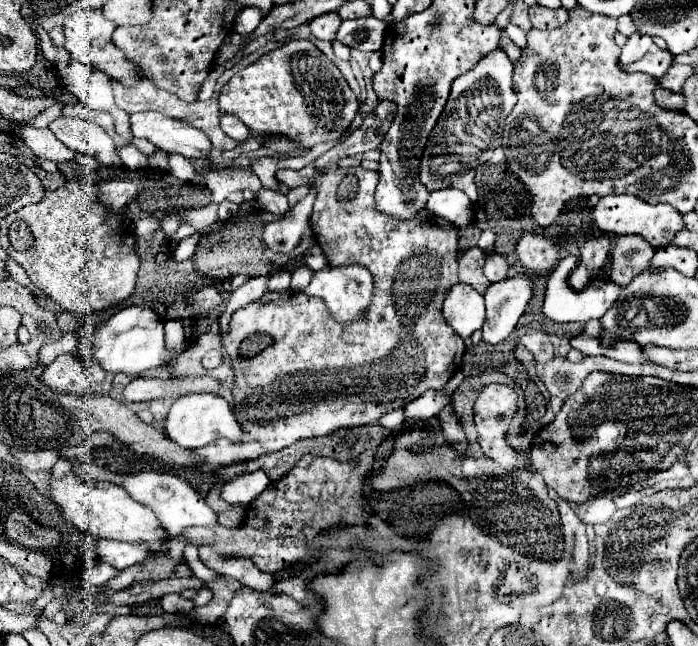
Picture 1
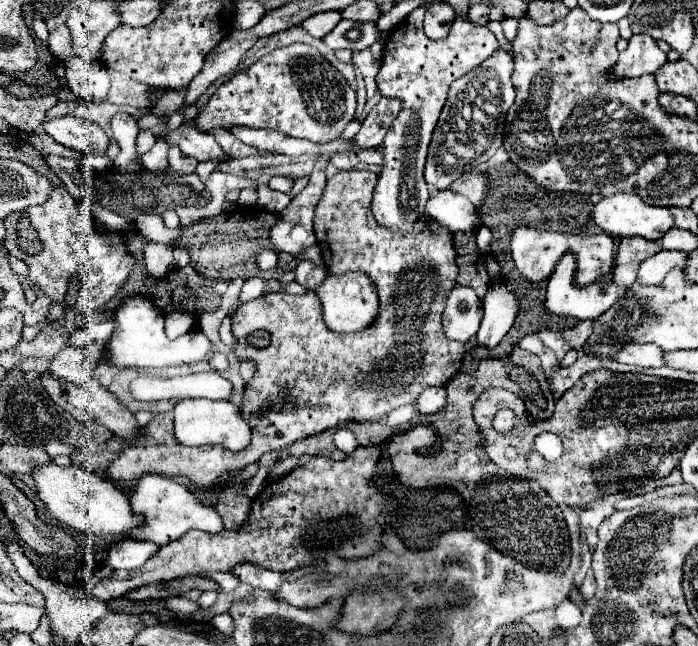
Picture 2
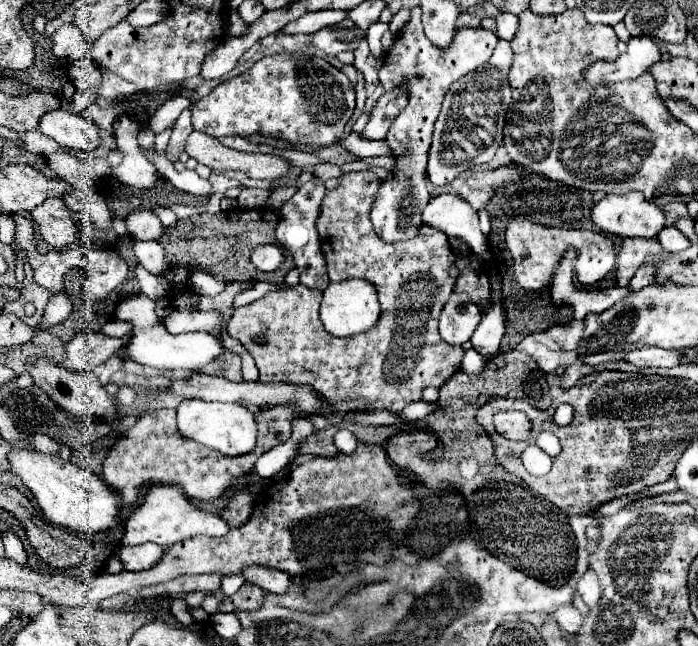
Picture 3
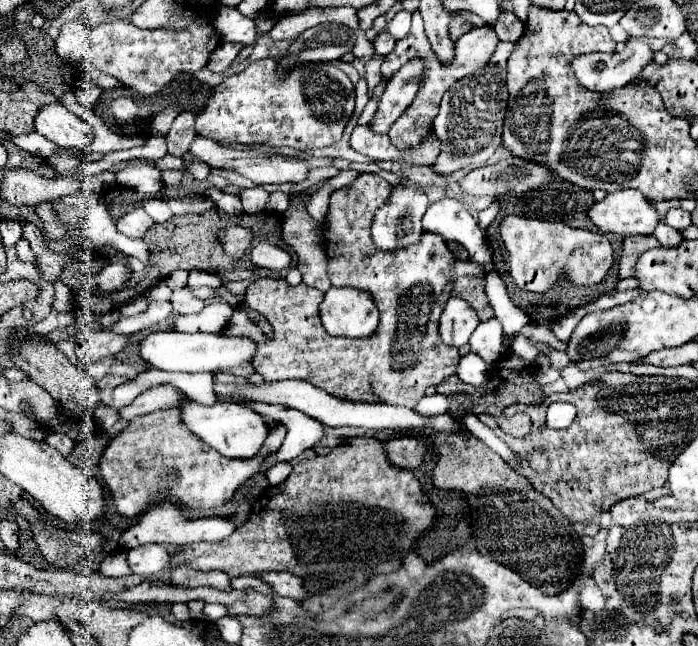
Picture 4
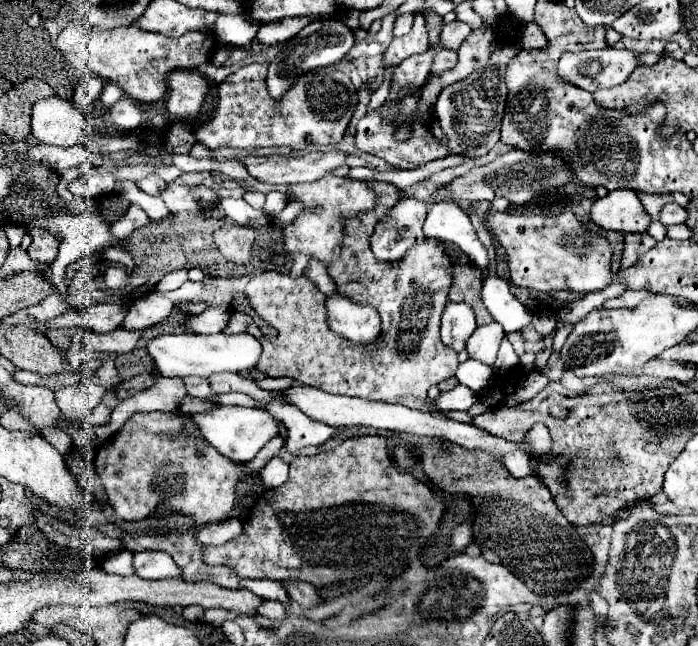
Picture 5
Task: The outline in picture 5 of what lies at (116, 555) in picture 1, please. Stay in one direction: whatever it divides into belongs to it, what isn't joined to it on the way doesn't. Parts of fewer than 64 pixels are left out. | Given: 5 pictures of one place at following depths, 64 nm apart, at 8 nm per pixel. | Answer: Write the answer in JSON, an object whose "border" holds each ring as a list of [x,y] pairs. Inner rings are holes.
{"border":[[[162,550],[134,552],[134,570],[140,578],[148,580],[180,578],[180,568],[176,568],[172,556]]]}

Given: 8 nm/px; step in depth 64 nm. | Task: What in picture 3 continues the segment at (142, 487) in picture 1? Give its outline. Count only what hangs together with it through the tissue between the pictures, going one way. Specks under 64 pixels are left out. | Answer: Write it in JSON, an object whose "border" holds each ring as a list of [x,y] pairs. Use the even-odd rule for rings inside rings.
{"border":[[[152,484],[144,498],[140,498],[136,508],[132,510],[132,516],[126,522],[122,544],[136,546],[144,542],[154,542],[168,548],[180,540],[186,540],[188,536],[224,536],[228,530],[228,524],[218,514],[200,510],[198,506],[190,504],[190,498],[184,494],[184,490],[164,484]]]}

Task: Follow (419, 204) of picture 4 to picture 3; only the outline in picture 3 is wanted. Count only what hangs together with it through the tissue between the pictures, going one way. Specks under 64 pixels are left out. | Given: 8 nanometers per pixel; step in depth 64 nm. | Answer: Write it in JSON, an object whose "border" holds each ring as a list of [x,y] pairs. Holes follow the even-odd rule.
{"border":[[[418,6],[412,8],[412,18],[408,26],[402,28],[400,34],[396,34],[394,44],[386,52],[384,64],[380,68],[380,84],[386,92],[398,86],[404,86],[408,92],[408,106],[392,122],[386,136],[390,152],[396,158],[396,170],[382,180],[382,186],[372,204],[372,224],[376,228],[376,234],[386,242],[398,242],[402,238],[416,236],[422,224],[422,210],[430,200],[426,180],[424,180],[426,160],[428,160],[434,122],[440,114],[442,100],[448,92],[448,86],[454,80],[466,76],[468,72],[484,66],[498,44],[498,36],[490,30],[460,26],[456,28],[448,48],[436,48],[424,36],[420,16],[422,10]]]}

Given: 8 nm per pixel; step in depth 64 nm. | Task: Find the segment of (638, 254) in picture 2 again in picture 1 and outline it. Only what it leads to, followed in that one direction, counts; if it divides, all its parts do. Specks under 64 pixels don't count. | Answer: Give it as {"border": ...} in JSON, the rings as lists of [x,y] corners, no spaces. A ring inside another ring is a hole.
{"border":[[[636,234],[618,236],[610,250],[610,280],[618,286],[626,286],[634,276],[650,266],[654,252],[656,250]]]}

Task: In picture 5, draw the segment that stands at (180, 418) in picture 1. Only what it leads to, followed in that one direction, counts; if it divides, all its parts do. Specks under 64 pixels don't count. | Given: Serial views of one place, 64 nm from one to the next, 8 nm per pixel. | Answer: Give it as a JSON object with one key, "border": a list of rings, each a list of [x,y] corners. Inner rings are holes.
{"border":[[[218,406],[208,412],[190,414],[194,424],[198,424],[202,436],[226,458],[236,462],[252,460],[258,450],[278,434],[278,422],[264,410],[242,408],[242,406]]]}

